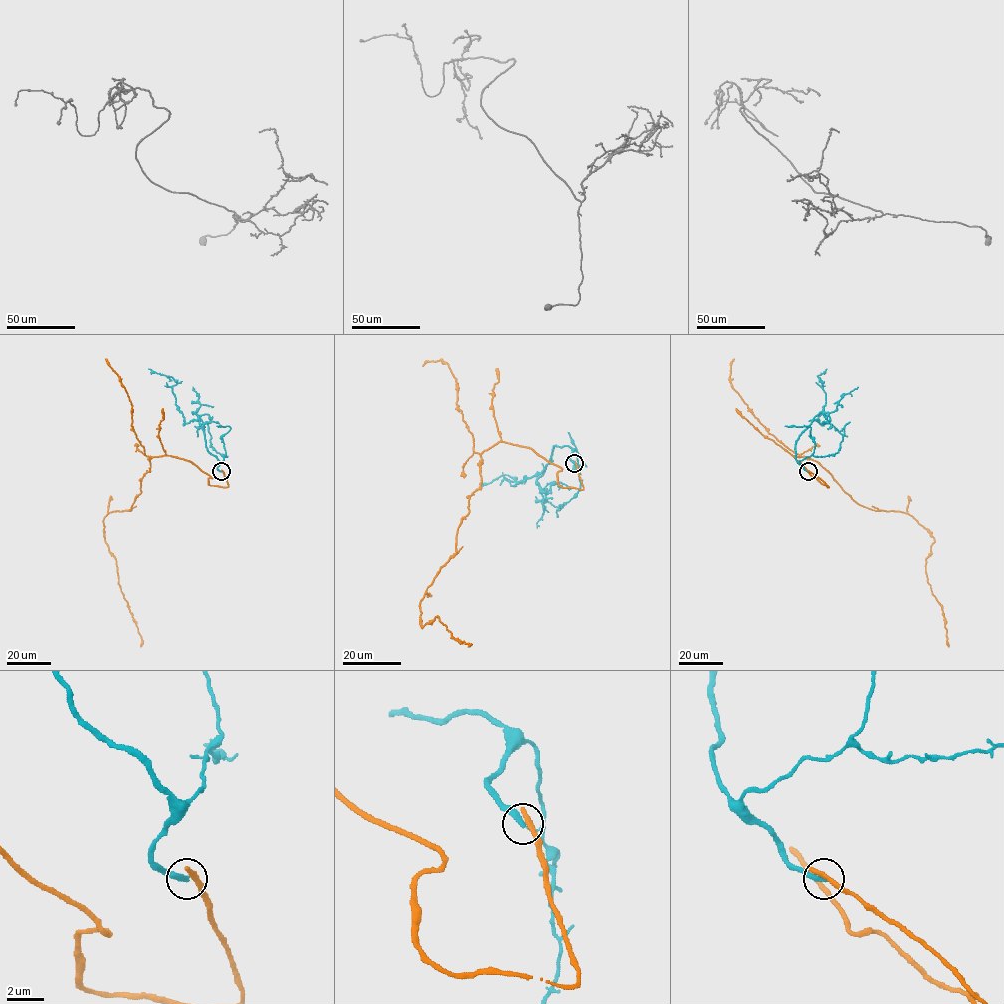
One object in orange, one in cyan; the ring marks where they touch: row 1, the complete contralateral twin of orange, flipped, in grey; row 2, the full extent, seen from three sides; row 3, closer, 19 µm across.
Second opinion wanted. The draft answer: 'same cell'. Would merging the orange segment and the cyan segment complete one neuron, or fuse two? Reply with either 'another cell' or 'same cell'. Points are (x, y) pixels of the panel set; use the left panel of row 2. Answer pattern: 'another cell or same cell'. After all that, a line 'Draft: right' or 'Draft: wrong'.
another cell
Draft: wrong

